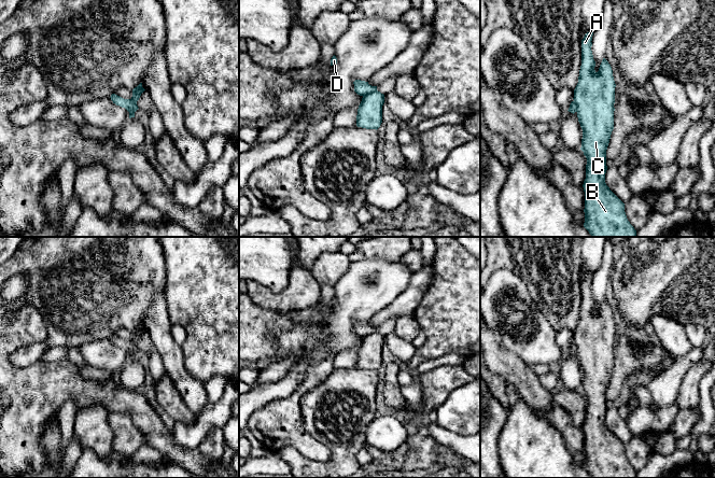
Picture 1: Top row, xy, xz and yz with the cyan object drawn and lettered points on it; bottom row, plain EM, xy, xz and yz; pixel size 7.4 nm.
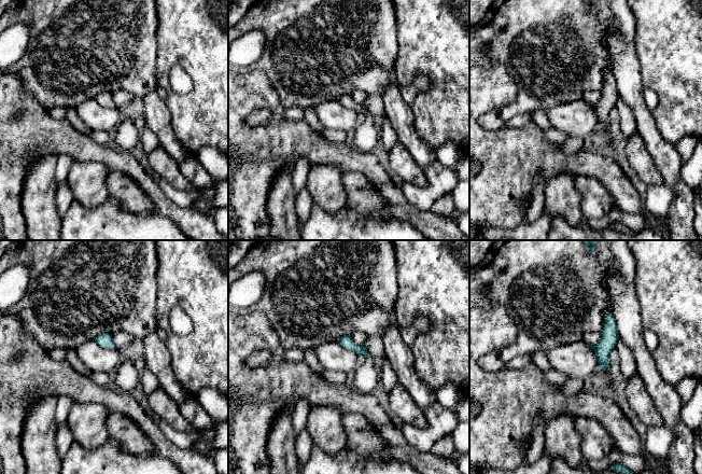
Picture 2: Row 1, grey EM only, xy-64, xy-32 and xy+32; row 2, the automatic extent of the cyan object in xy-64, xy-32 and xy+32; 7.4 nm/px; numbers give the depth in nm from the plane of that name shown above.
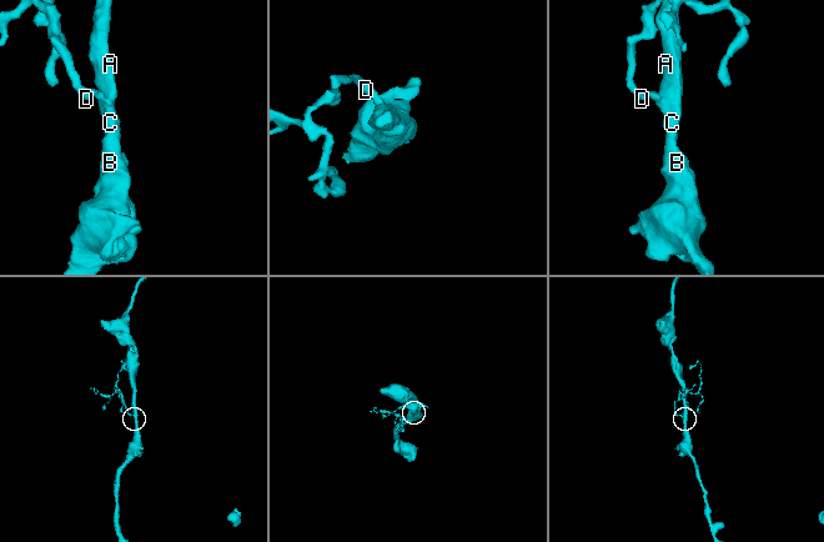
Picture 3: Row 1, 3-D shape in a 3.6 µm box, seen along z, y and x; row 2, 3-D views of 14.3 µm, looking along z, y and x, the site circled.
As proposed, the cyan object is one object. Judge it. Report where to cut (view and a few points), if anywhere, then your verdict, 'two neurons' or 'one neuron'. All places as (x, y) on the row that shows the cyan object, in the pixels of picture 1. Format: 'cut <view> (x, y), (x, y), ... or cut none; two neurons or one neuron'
cut xz (376, 89), (363, 96); two neurons

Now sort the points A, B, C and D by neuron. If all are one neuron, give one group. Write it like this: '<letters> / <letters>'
A B C / D

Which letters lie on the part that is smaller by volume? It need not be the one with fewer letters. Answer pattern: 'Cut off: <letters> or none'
Cut off: D

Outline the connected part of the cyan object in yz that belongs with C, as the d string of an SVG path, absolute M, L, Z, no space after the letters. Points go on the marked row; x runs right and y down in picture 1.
M587 32L581 40L581 66L578 83L574 89L574 102L577 106L577 117L583 129L580 150L587 158L585 192L584 227L591 237L636 237L636 230L630 224L625 212L625 203L605 183L606 150L614 129L615 81L608 61L603 58L599 71L594 70L592 46L593 32Z

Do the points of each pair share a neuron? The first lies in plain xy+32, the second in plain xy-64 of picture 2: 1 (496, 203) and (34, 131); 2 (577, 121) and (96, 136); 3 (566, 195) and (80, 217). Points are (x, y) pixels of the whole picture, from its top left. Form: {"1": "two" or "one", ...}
{"1": "one", "2": "two", "3": "two"}

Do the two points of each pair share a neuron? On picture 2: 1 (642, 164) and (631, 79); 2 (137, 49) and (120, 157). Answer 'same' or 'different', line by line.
1: different
2: different

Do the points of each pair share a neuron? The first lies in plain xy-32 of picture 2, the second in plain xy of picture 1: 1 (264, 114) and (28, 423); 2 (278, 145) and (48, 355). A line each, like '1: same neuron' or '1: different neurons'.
1: different neurons
2: different neurons

